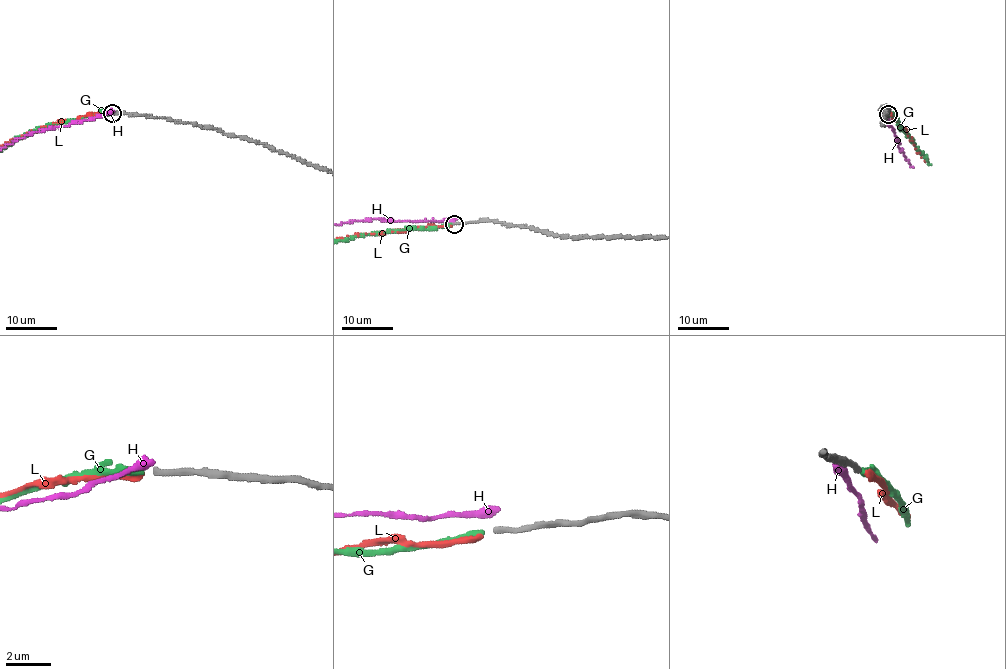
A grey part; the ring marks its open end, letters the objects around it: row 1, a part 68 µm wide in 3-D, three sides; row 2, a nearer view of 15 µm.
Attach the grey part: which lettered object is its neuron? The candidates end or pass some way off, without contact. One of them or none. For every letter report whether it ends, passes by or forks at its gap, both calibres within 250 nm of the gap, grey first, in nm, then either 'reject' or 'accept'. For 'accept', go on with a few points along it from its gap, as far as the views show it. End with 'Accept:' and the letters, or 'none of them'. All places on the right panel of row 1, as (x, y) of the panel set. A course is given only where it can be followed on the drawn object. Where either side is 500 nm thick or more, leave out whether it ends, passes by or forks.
G: it ends; calibres 260 and 280 nm; accept
H: it ends; calibres 260 and 440 nm; reject
L: it ends; calibres 260 and 300 nm; reject
Accept: G

